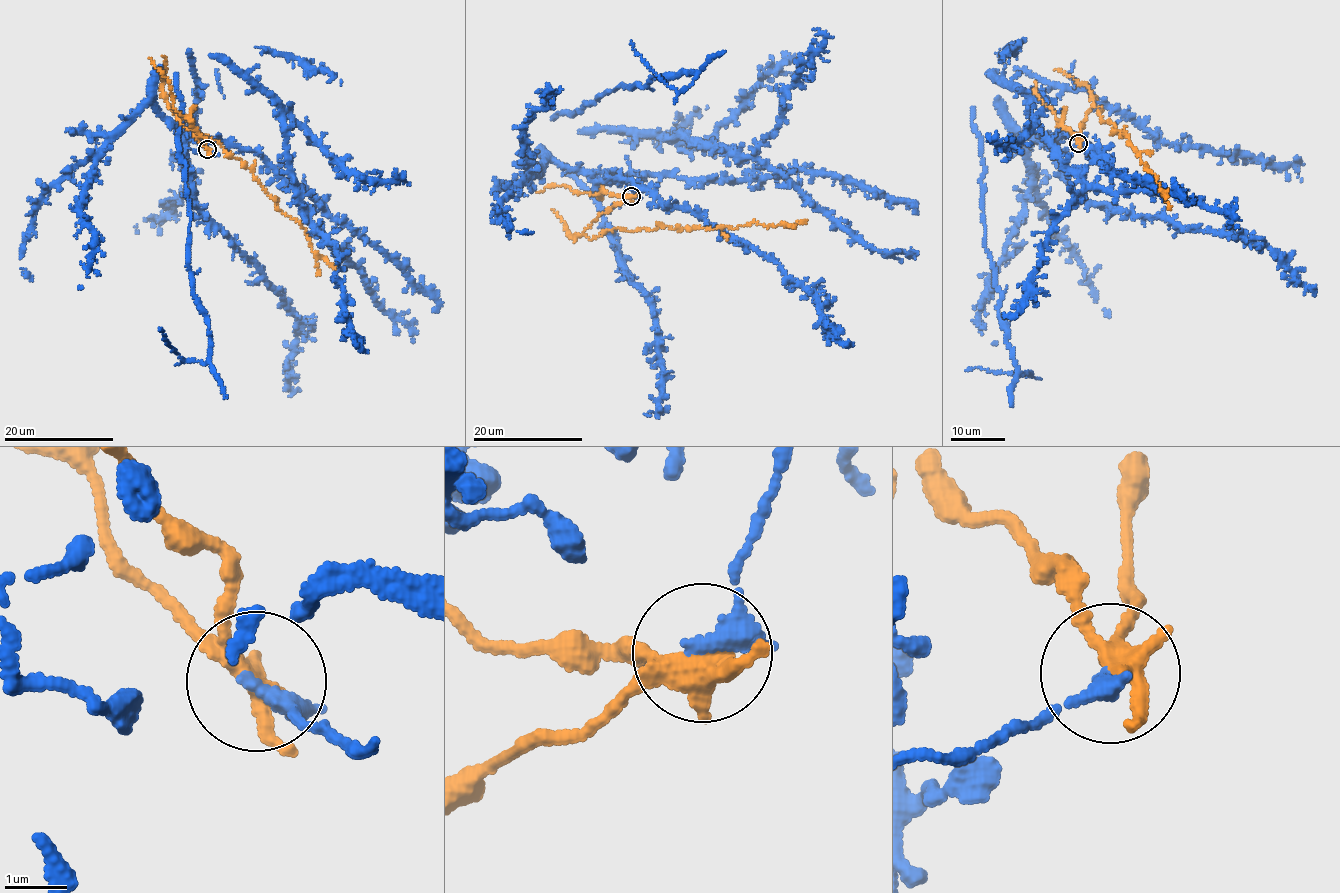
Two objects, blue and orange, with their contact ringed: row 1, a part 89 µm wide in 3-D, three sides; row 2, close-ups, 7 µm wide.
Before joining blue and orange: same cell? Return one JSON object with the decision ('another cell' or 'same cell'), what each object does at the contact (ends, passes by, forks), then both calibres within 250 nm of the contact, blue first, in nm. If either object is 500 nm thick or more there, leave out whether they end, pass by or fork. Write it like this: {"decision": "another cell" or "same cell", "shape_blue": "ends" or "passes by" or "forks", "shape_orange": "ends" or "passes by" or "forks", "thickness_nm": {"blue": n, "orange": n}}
{"decision": "another cell", "shape_blue": "ends", "shape_orange": "forks", "thickness_nm": {"blue": 340, "orange": 280}}

